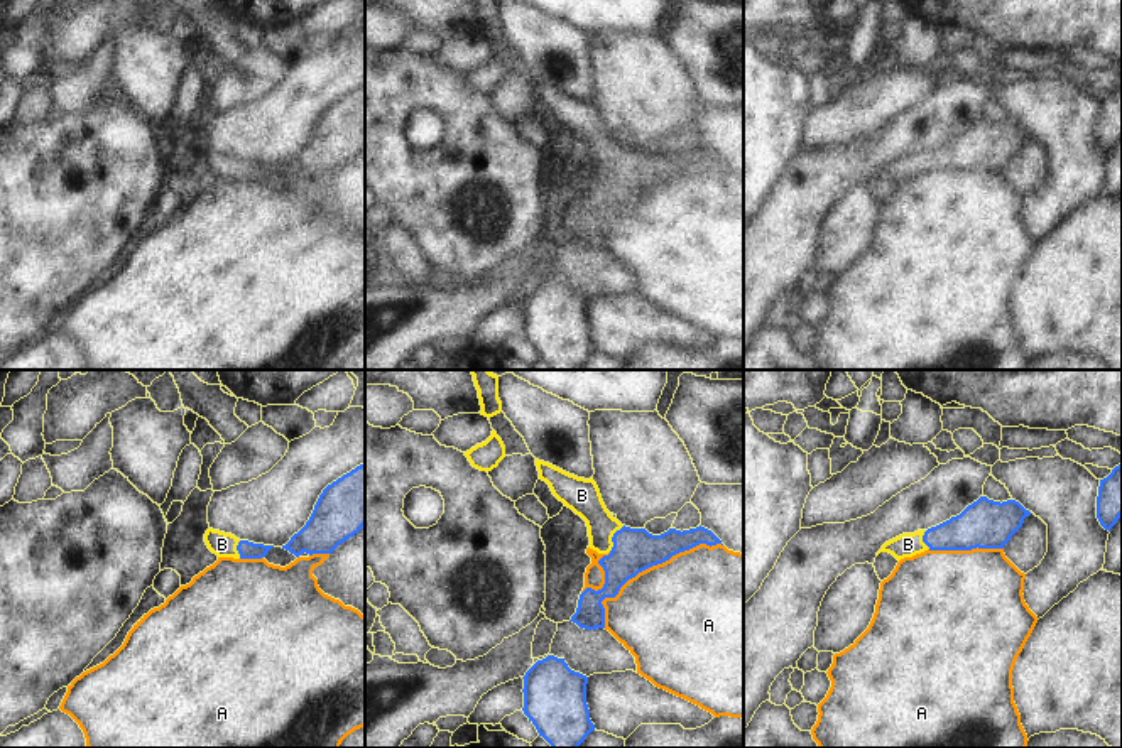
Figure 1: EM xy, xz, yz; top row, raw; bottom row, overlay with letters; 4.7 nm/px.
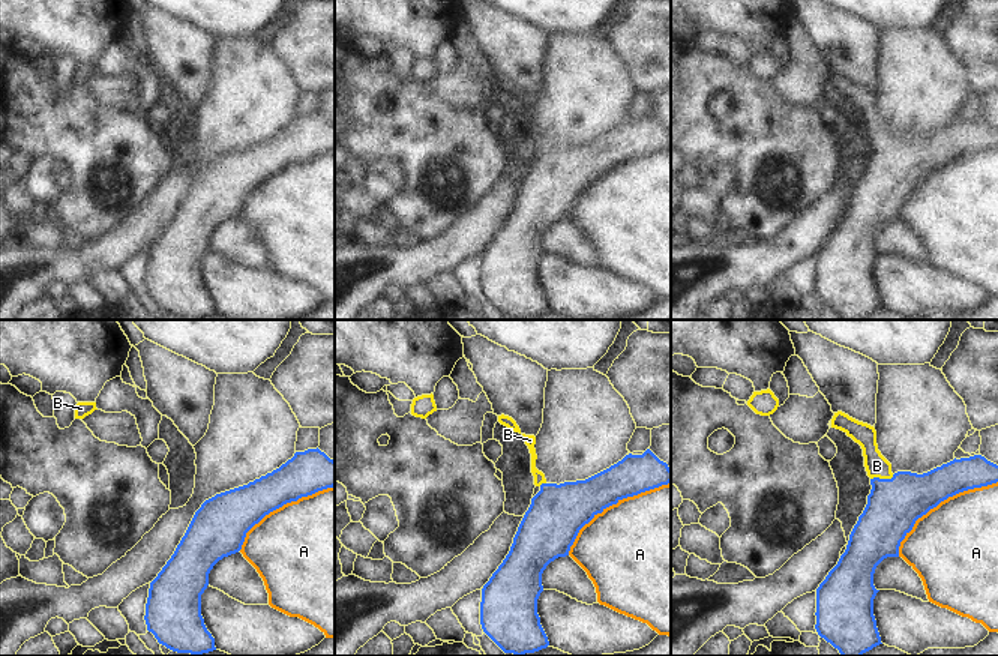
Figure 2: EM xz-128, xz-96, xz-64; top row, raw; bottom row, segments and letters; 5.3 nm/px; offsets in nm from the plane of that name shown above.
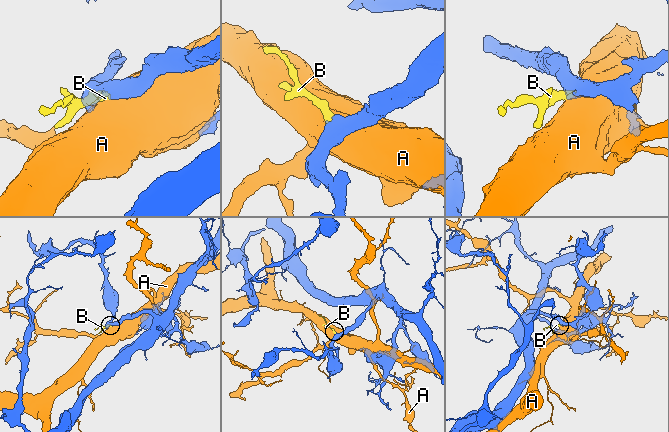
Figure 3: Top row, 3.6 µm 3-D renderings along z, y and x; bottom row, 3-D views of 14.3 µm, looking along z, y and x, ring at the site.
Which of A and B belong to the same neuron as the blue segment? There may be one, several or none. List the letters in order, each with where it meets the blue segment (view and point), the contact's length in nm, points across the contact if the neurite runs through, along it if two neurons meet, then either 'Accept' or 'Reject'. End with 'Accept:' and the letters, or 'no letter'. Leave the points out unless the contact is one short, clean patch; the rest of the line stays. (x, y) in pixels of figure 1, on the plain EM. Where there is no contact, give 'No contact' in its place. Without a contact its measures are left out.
A: Touches blue at xz (648, 189). Shared border 700 nm. Reject
B: Touches blue at xz (612, 159). Shared border 150 nm. Path across: xz (634, 171), (612, 159), (582, 117). Accept
Accept: B.

